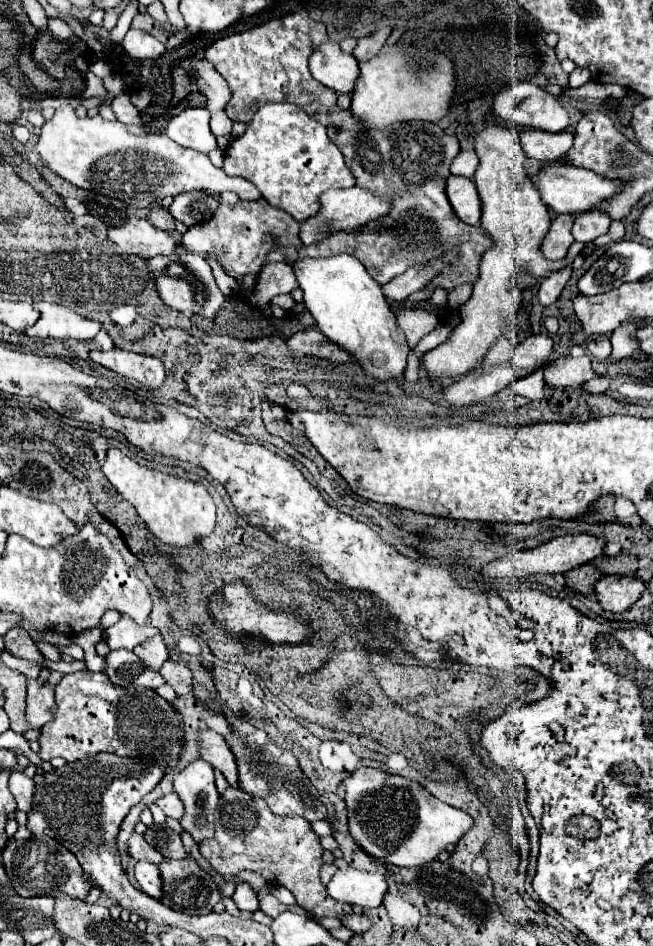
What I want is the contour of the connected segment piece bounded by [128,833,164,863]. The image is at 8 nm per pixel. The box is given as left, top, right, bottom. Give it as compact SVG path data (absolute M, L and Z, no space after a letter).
M132 833L130 839L128 839L128 853L138 861L138 859L146 859L150 863L160 863L164 857L152 847L146 843L146 839L138 833Z

